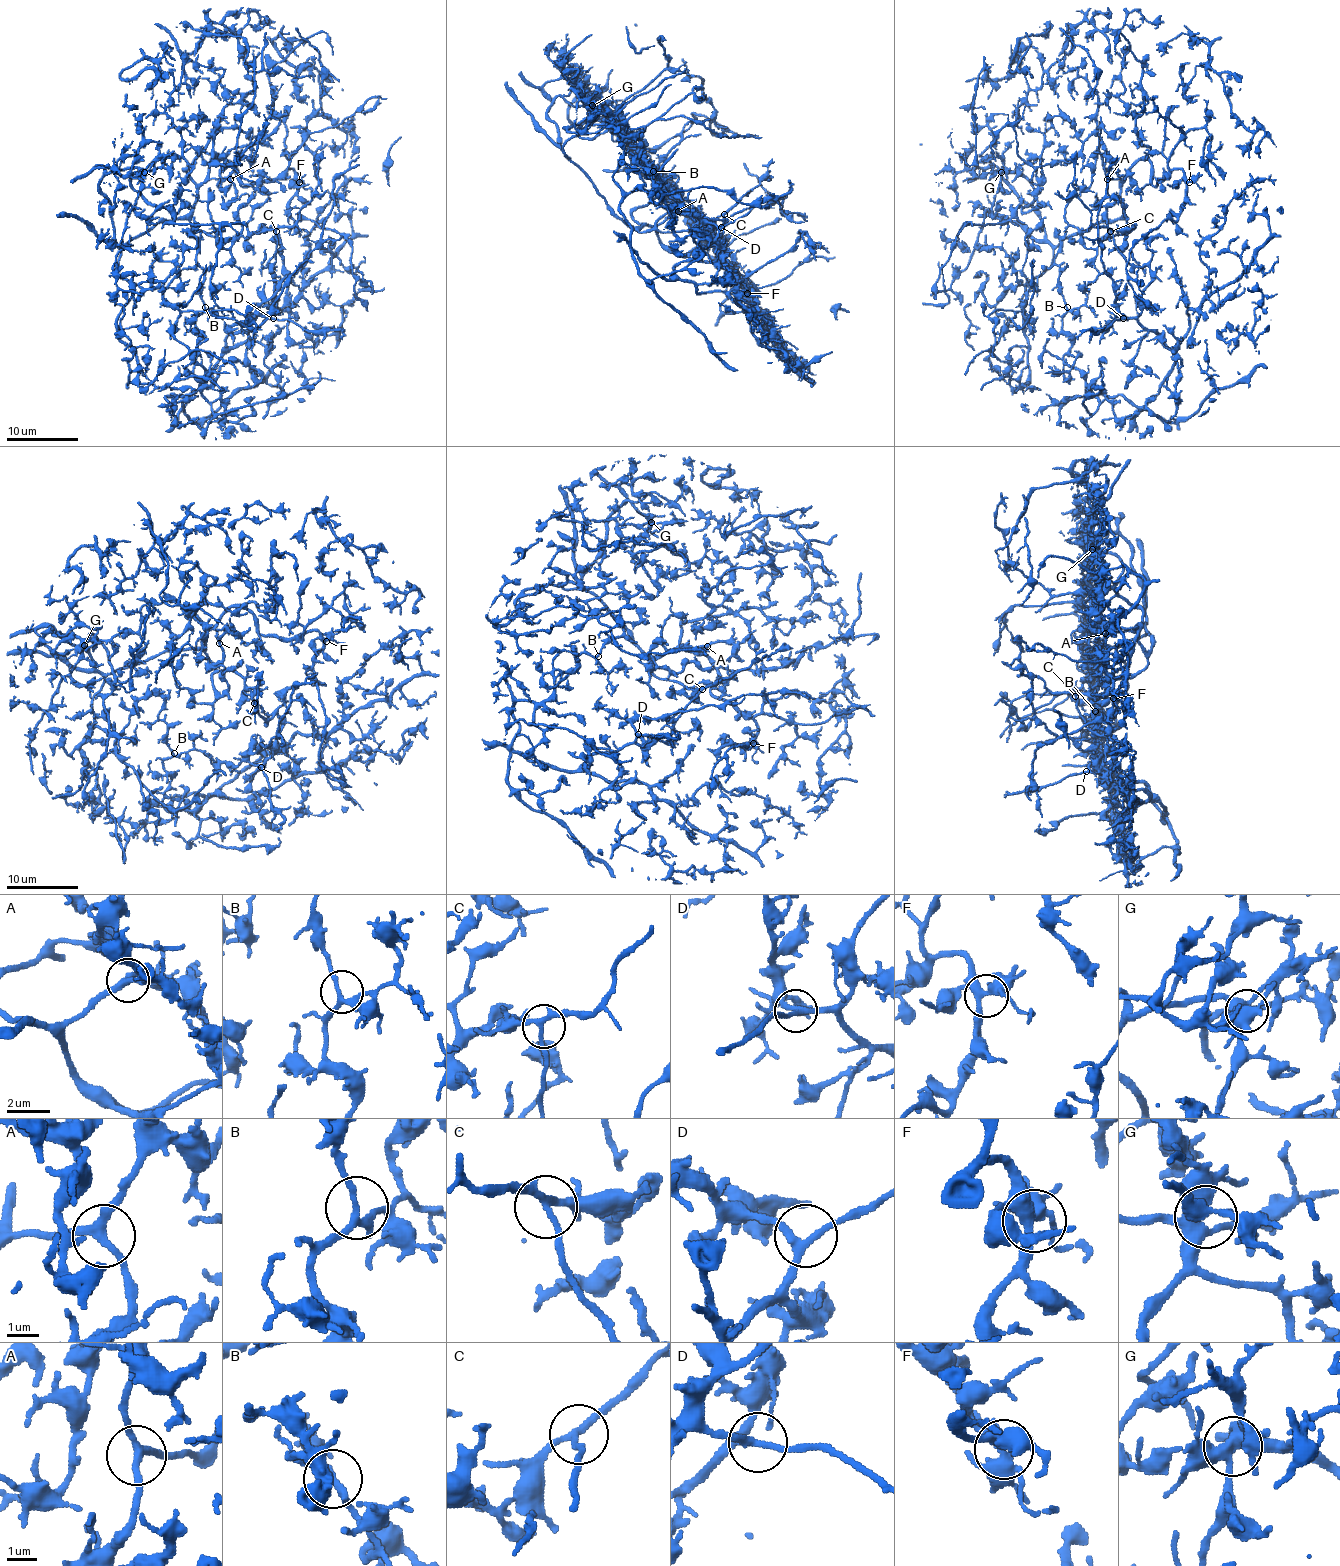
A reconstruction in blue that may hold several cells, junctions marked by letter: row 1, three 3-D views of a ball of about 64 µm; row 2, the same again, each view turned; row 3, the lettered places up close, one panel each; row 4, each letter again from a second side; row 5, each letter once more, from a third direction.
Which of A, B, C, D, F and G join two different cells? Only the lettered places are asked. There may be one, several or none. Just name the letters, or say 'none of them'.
none of them

